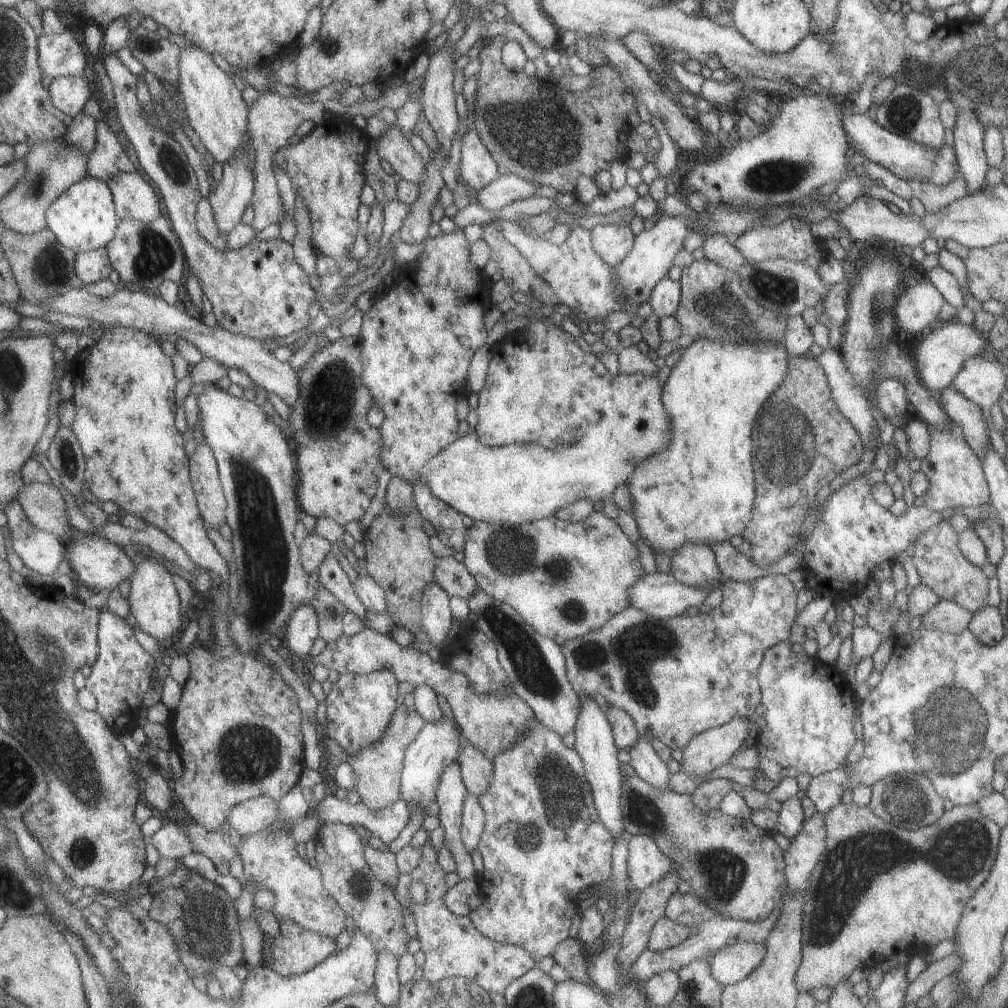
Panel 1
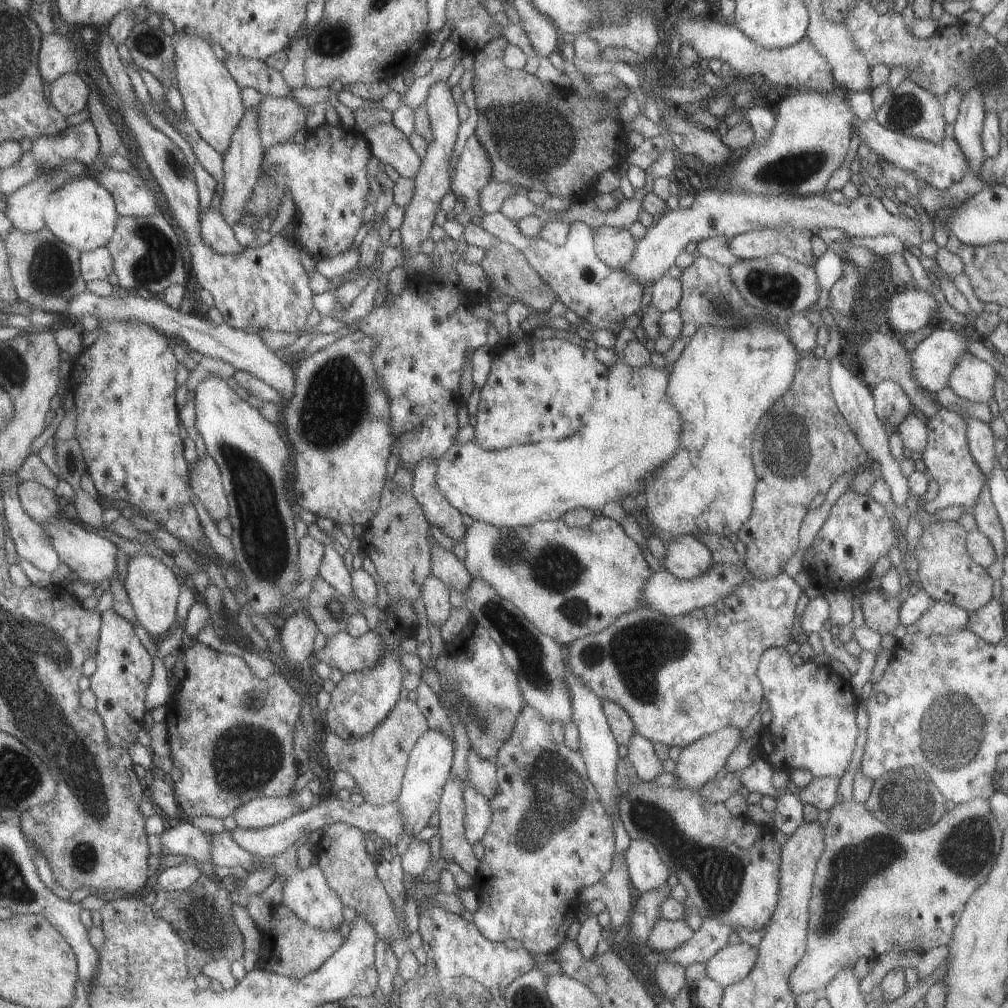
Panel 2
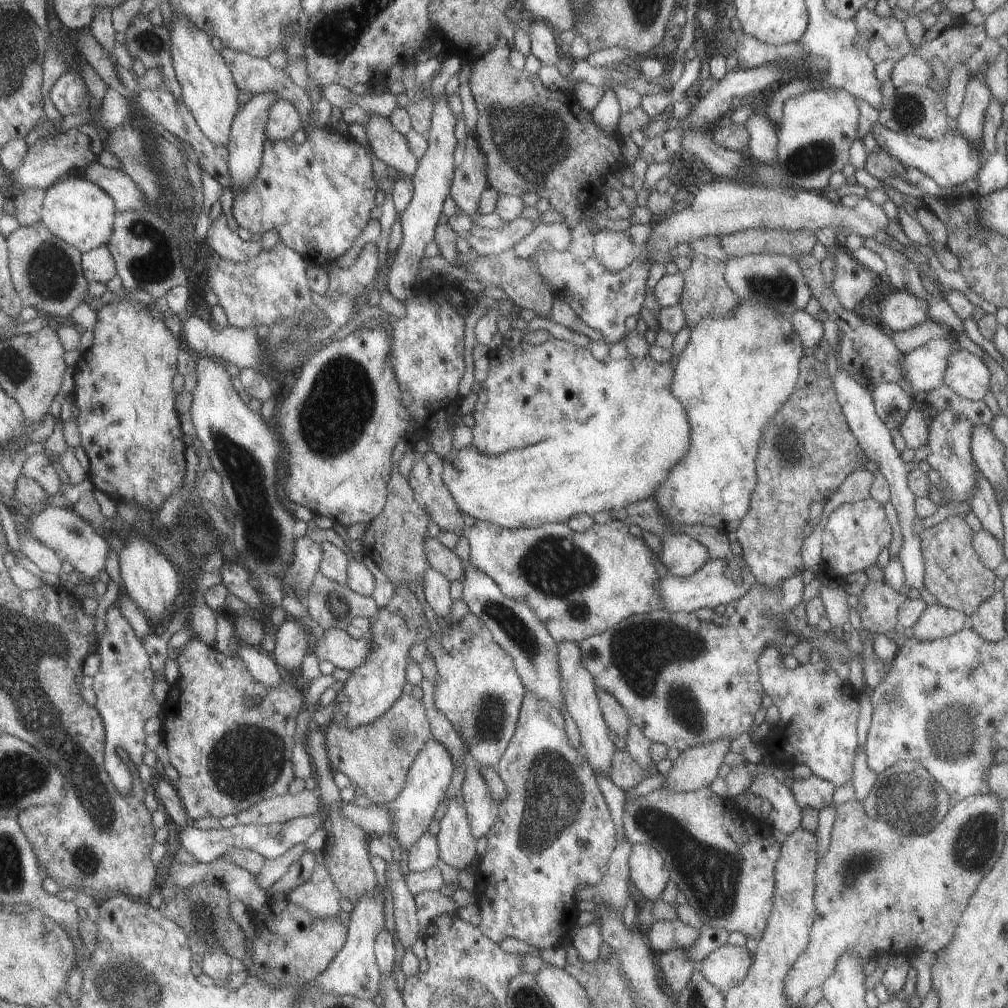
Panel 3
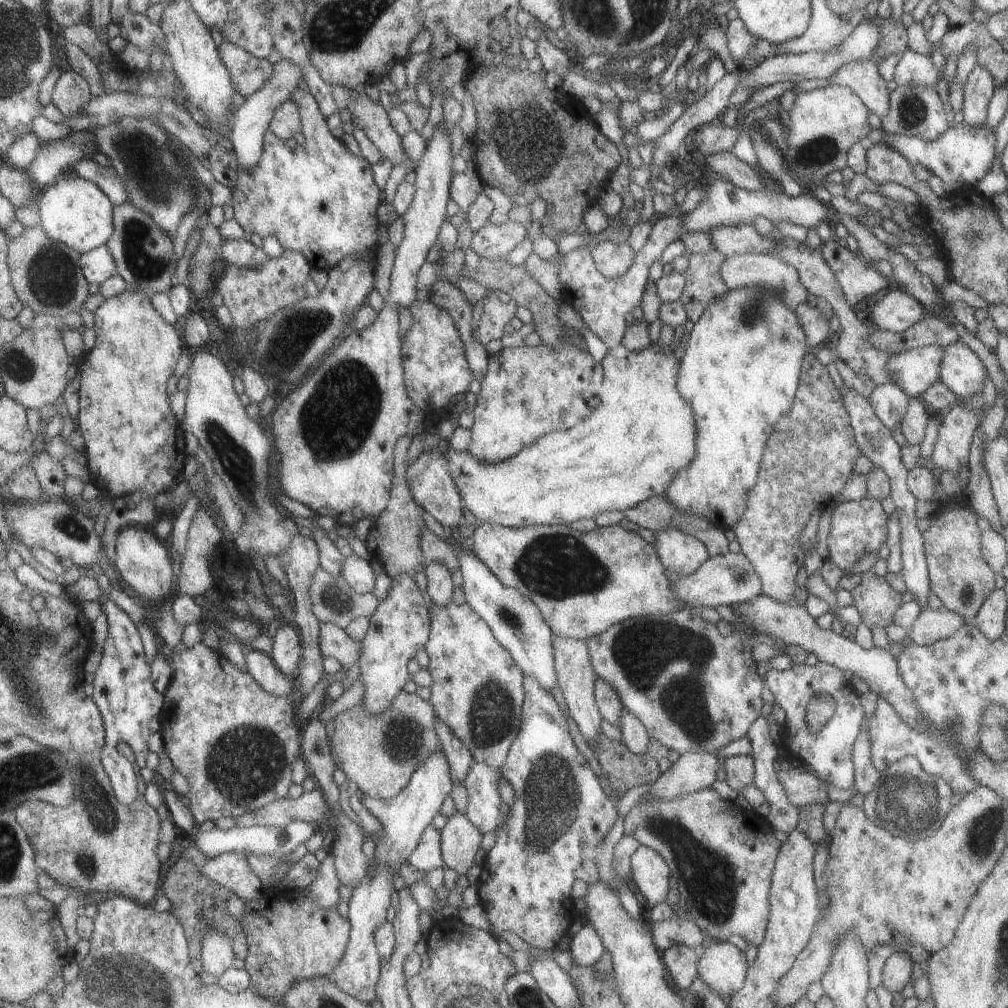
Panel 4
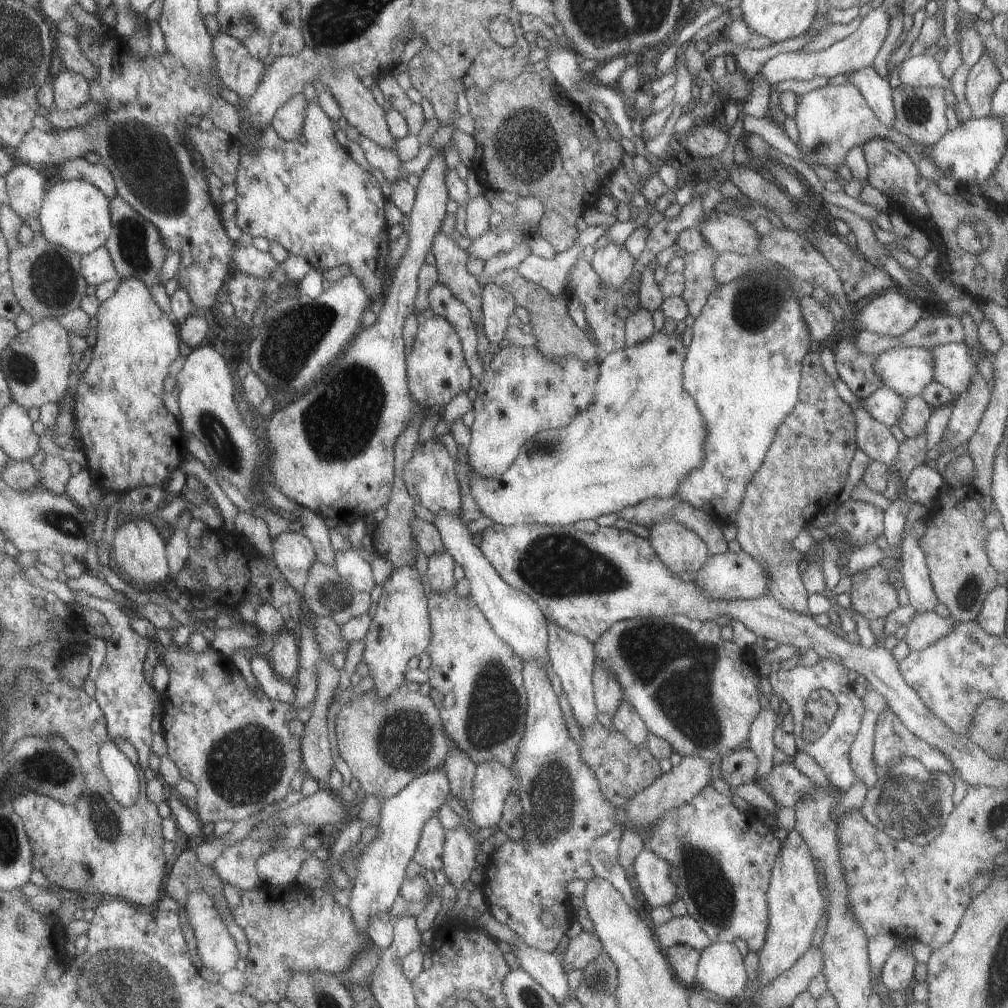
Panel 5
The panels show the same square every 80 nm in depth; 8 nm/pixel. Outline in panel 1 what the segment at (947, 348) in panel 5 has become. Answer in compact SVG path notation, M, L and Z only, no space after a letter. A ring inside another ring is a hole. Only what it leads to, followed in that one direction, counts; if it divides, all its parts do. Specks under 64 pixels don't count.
M977 355L969 357L954 374L950 385L961 393L963 398L974 402L982 412L996 404L1005 389L1007 364L1003 359L991 362Z

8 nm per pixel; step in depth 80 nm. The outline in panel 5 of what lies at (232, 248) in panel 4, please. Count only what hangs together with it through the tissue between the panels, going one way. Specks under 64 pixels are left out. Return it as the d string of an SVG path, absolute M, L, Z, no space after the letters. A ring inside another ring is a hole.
M238 246L234 249L234 268L245 274L267 281L274 276L280 262L268 252L261 252L255 246Z

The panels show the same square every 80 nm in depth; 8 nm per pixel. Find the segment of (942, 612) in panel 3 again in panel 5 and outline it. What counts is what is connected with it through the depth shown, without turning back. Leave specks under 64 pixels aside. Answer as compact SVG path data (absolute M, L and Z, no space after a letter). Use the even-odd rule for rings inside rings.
M935 611L915 613L905 625L902 640L908 650L921 650L947 634L955 624L952 618L941 618Z

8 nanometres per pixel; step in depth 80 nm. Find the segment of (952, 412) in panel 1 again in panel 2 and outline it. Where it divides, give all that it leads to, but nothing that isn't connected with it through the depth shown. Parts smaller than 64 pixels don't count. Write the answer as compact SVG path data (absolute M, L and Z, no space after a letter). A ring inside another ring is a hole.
M961 417L966 424L966 443L969 454L978 469L985 475L998 462L1000 455L993 448L994 436L989 425L971 417Z

